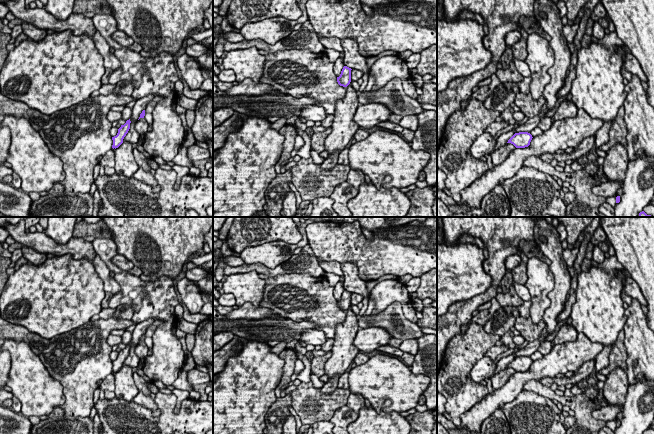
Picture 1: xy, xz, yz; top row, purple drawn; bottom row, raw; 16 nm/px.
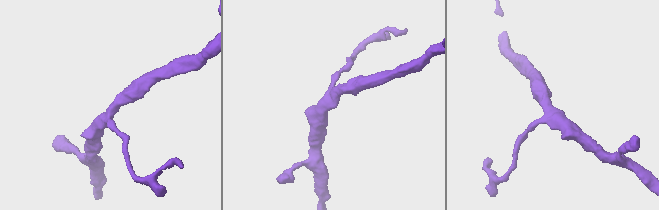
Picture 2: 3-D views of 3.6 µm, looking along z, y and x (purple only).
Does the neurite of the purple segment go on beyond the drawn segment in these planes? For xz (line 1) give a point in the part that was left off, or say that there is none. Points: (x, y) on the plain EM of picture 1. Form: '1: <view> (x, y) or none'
1: none

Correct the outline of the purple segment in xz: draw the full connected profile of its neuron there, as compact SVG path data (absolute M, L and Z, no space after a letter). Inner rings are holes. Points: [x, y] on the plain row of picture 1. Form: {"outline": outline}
{"outline": "M344 290L341 298L337 301L337 306L340 310L347 311L351 306L351 292Z"}

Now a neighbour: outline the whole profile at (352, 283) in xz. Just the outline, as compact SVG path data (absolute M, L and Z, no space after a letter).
M350 262L340 264L344 276L344 290L360 294L363 298L369 298L371 291L367 289L367 282L359 278L358 267Z

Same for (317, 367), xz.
M326 352L323 356L313 357L311 361L311 372L318 377L321 377L325 374L325 363L332 356L332 352Z

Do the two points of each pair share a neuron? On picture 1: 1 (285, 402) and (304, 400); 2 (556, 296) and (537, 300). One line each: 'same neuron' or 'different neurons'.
1: different neurons
2: different neurons

